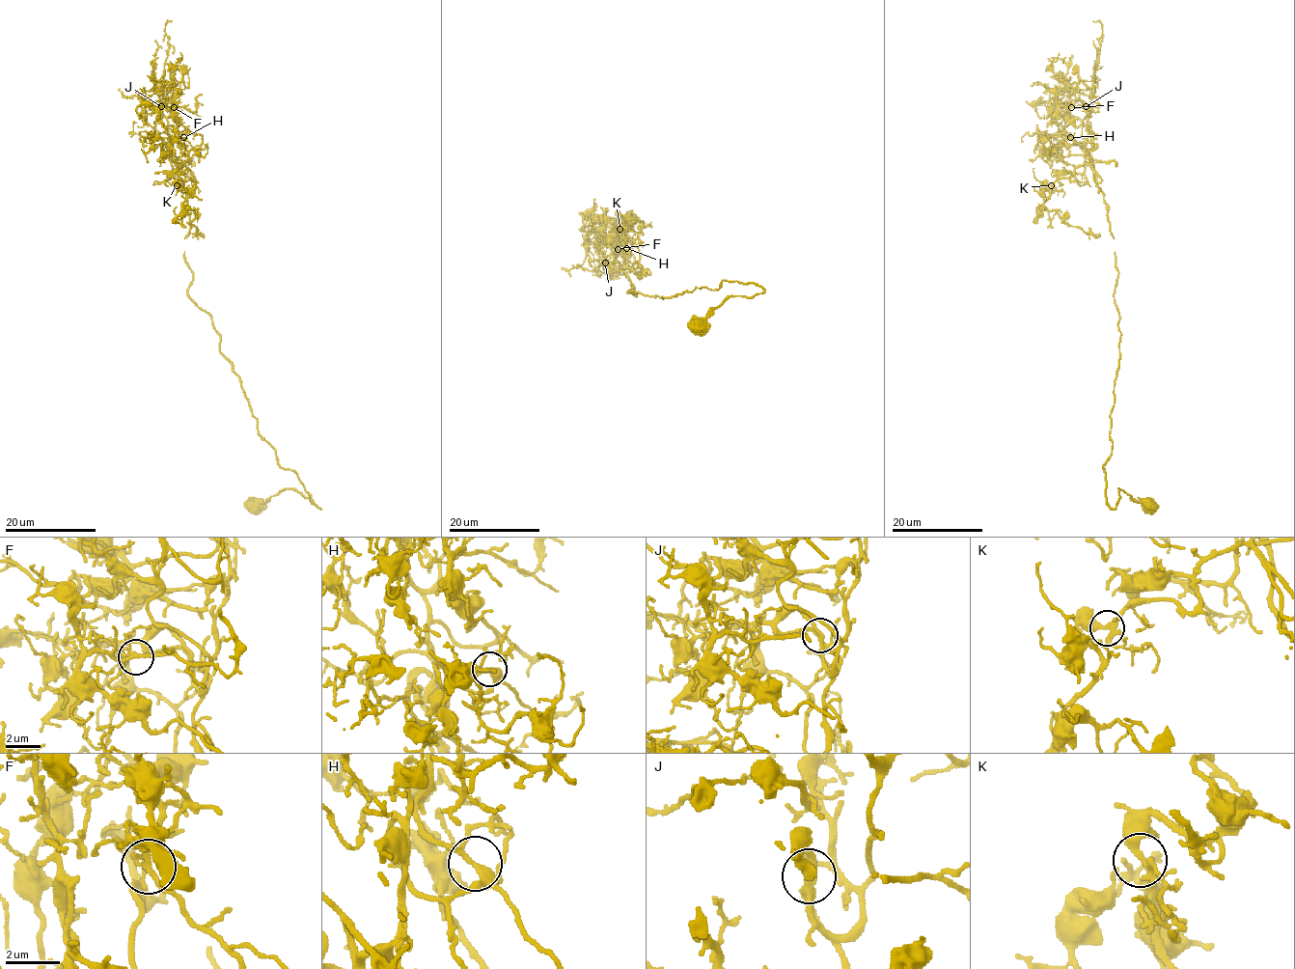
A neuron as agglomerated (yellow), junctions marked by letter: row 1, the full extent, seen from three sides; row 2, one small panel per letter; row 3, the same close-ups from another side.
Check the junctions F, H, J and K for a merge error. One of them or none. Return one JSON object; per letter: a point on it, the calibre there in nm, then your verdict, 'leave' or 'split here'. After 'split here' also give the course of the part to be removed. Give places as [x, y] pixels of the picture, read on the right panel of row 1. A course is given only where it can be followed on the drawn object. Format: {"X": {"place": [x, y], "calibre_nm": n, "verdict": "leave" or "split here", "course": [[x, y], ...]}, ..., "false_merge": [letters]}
{"F": {"place": [1071, 107], "calibre_nm": 180, "verdict": "leave"}, "H": {"place": [1070, 137], "calibre_nm": 280, "verdict": "leave"}, "J": {"place": [1086, 106], "calibre_nm": 240, "verdict": "leave"}, "K": {"place": [1051, 185], "calibre_nm": 280, "verdict": "leave"}, "false_merge": []}

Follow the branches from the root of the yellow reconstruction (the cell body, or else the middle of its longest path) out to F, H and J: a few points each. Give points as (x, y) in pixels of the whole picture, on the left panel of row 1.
F: (253, 507), (296, 489), (320, 509), (259, 433), (212, 318), (188, 293), (186, 191), (163, 148), (174, 107)
H: (253, 507), (296, 489), (320, 509), (259, 433), (212, 318), (188, 293), (186, 191), (167, 154), (183, 137)
J: (253, 507), (296, 489), (320, 509), (259, 433), (212, 318), (188, 293), (186, 191), (163, 148), (161, 106)

